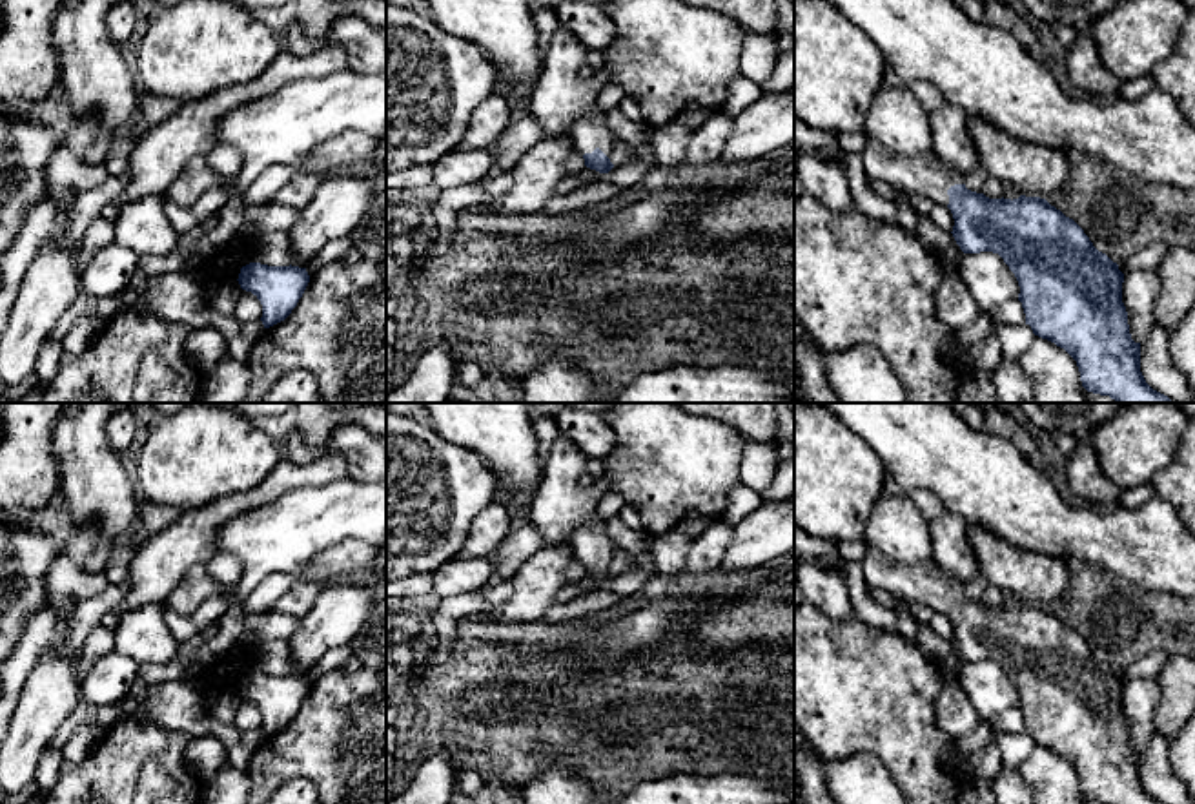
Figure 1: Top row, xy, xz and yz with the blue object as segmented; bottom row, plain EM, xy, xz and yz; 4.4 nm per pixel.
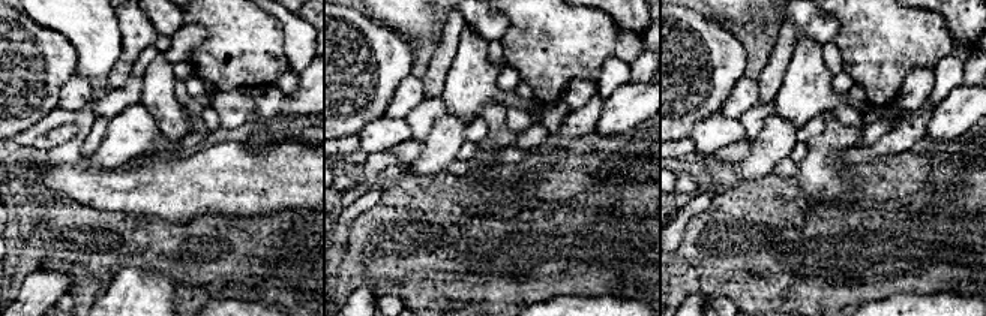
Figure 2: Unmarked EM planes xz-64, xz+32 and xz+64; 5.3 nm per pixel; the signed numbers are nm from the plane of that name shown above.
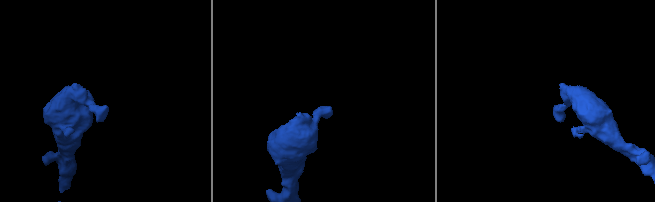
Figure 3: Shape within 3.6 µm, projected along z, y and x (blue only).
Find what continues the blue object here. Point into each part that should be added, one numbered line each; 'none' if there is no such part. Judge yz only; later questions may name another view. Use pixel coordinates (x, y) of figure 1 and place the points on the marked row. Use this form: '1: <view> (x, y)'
1: yz (929, 175)

